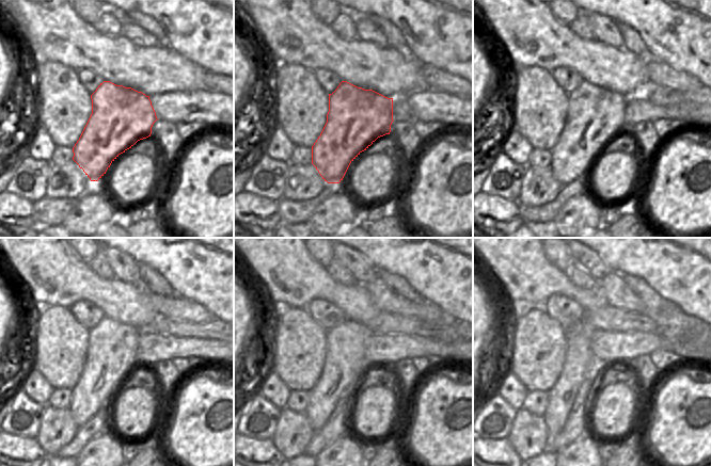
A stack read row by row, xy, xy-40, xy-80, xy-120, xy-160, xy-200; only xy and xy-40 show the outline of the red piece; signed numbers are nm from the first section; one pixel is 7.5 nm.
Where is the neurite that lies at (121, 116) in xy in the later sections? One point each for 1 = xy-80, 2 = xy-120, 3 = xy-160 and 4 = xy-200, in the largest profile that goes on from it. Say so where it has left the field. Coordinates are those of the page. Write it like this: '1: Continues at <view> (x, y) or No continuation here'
1: Continues at xy-80 (596, 115)
2: Continues at xy-120 (111, 362)
3: Continues at xy-160 (345, 366)
4: Continues at xy-200 (579, 352)

